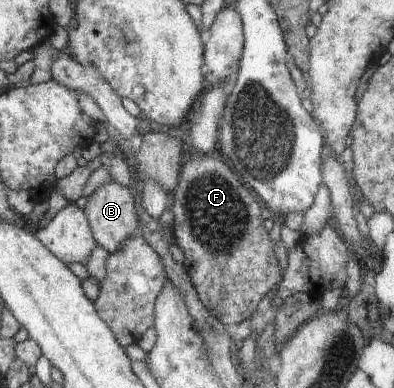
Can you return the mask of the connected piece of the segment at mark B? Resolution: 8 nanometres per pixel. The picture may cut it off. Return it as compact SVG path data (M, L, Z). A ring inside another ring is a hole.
M113 179L100 186L88 196L83 211L88 218L92 235L98 246L103 247L109 254L121 249L121 245L133 234L138 233L137 211L128 187L118 184Z

